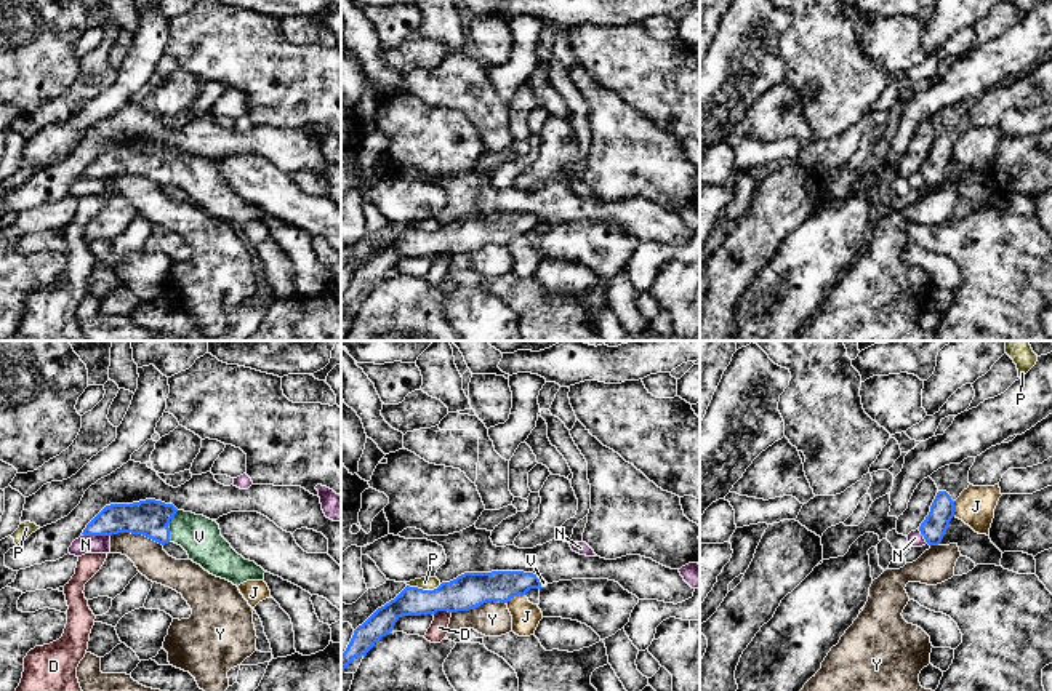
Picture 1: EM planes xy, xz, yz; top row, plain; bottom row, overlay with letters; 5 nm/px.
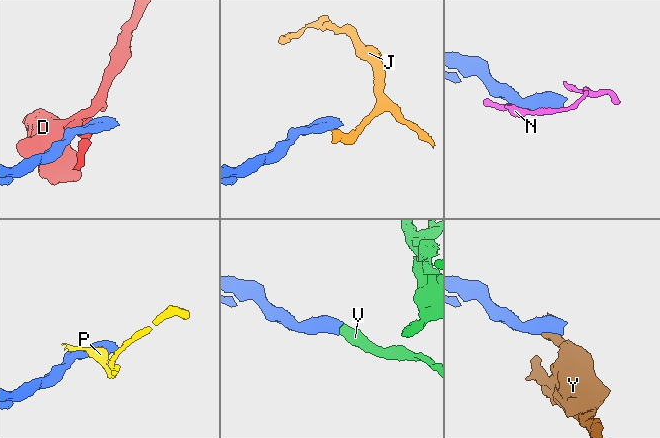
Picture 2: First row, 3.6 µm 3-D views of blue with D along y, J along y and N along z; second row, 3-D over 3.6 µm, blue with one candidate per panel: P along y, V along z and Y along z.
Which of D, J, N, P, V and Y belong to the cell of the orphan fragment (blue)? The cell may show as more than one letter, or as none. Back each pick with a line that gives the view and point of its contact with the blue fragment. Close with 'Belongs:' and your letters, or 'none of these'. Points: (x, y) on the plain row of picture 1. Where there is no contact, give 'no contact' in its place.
V: meets blue in xy at (168, 165)
Belongs: V

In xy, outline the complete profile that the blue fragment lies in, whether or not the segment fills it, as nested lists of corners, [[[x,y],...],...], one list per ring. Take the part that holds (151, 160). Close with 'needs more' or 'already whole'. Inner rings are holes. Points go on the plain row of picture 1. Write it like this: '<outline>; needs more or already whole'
[[[146,141],[133,146],[106,147],[83,171],[83,178],[112,178],[118,174],[143,176],[162,187],[170,182],[181,187],[189,202],[200,206],[210,216],[226,221],[234,227],[247,222],[264,222],[264,211],[255,203],[245,202],[221,178],[219,166],[203,157],[178,152],[173,146]]]; needs more

